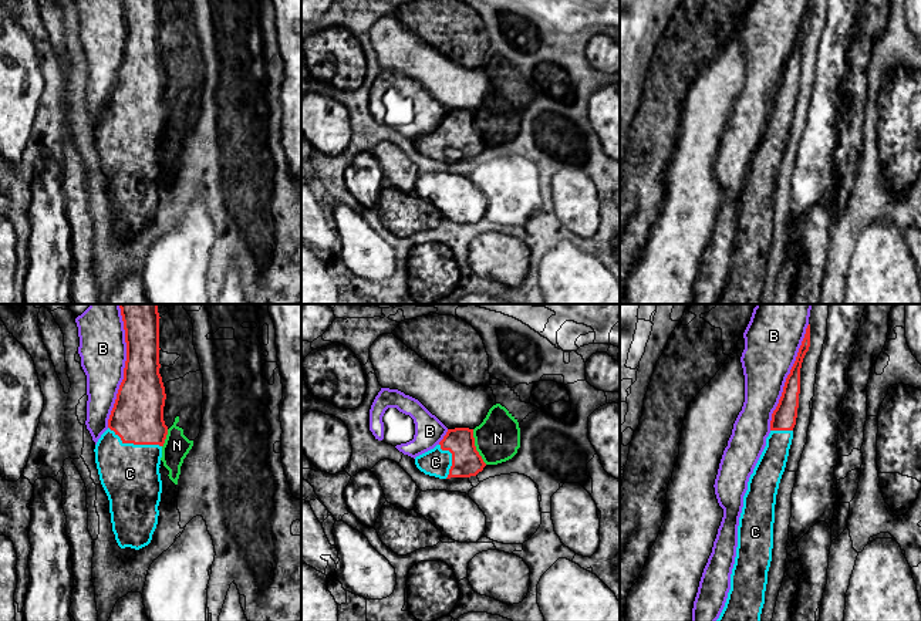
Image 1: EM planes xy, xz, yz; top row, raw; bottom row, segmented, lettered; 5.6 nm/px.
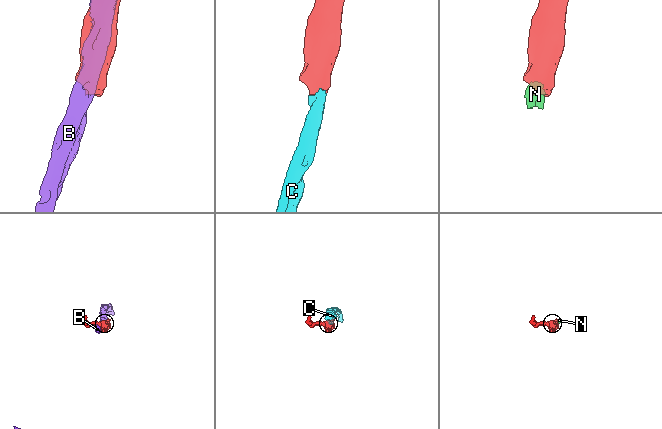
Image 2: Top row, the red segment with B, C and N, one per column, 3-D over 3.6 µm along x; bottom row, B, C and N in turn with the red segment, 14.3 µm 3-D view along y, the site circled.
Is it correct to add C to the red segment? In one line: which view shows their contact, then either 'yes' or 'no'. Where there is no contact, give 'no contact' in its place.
meets red in xy; yes

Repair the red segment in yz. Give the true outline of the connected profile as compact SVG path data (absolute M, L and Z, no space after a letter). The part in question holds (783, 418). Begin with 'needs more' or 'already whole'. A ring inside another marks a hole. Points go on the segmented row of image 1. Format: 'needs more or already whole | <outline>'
needs more | M810 324L782 396L772 414L766 446L748 482L738 526L738 547L731 590L716 621L760 621L772 561L776 495L786 468L796 425L800 368L810 347Z

